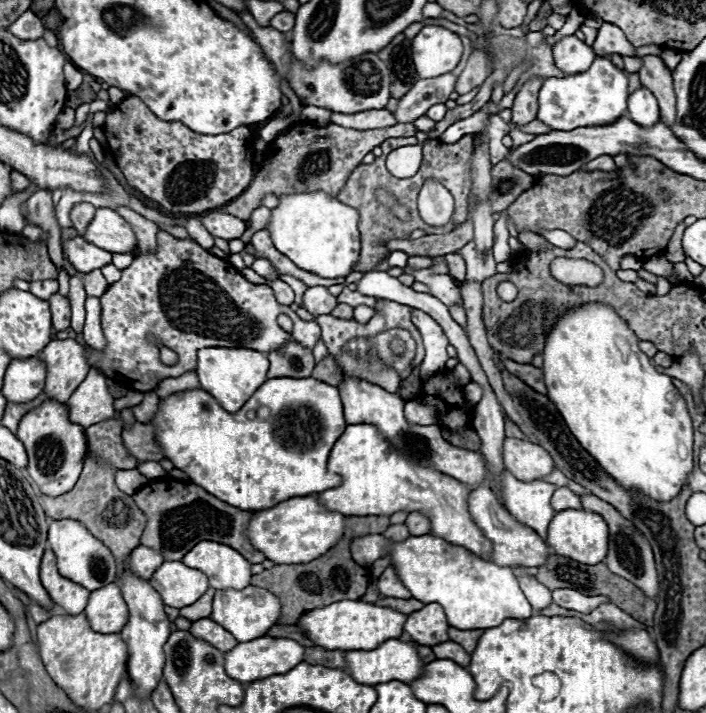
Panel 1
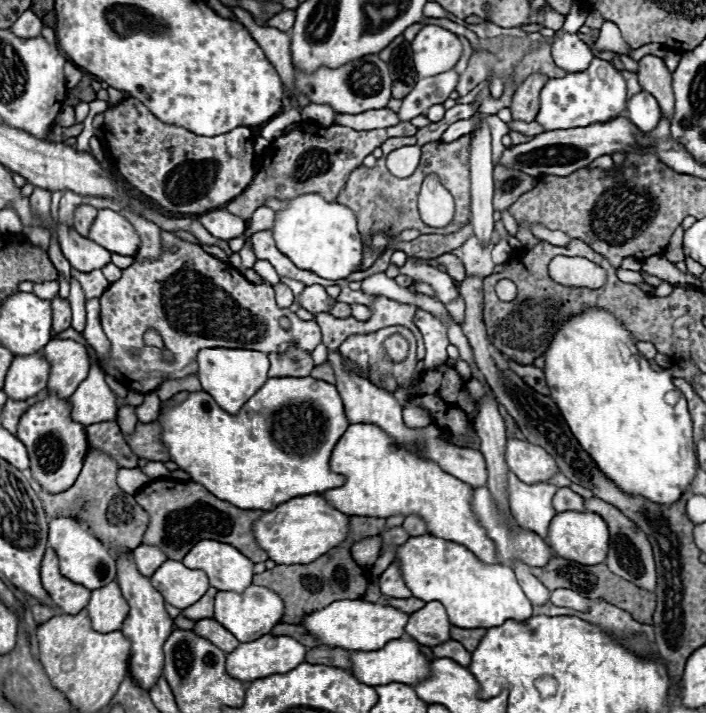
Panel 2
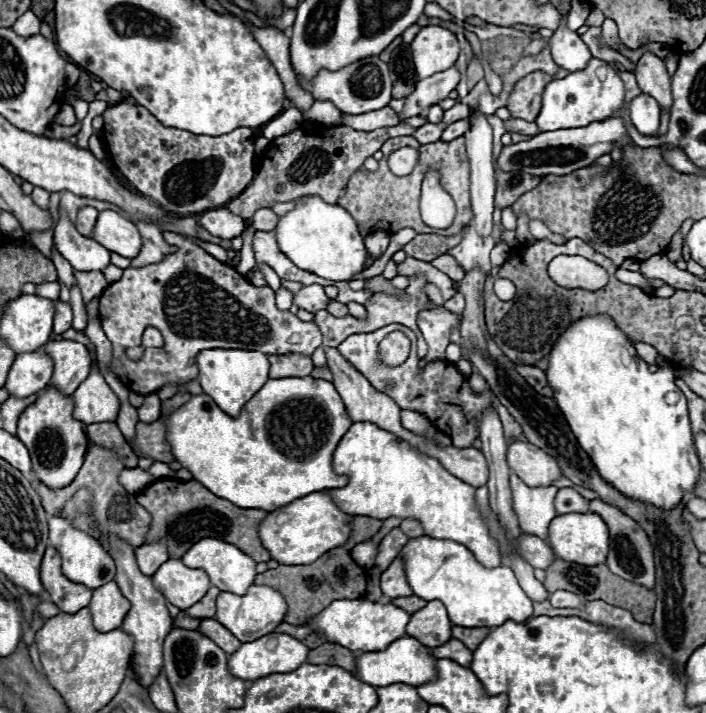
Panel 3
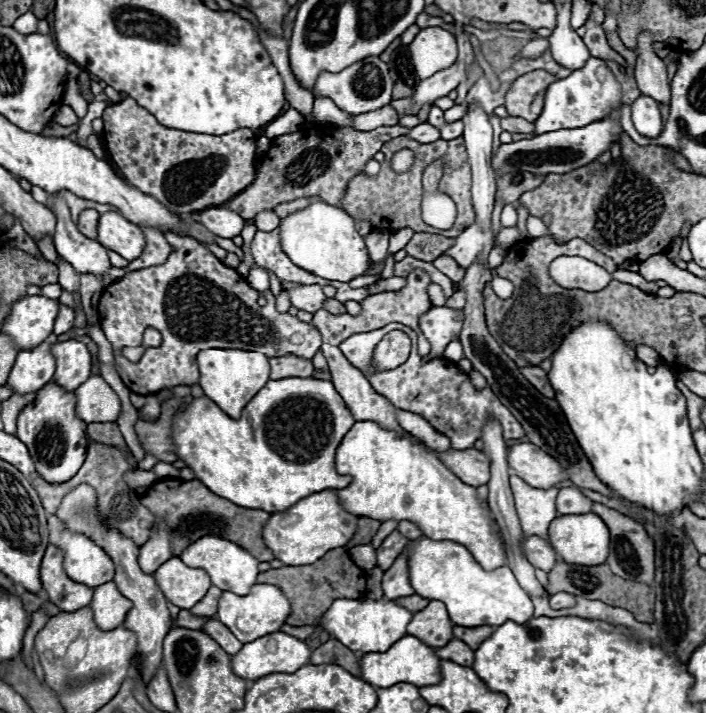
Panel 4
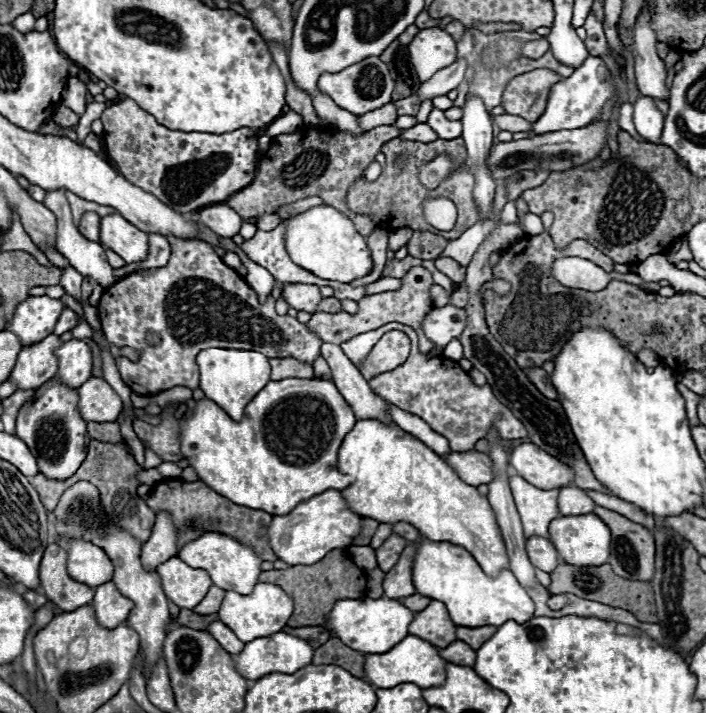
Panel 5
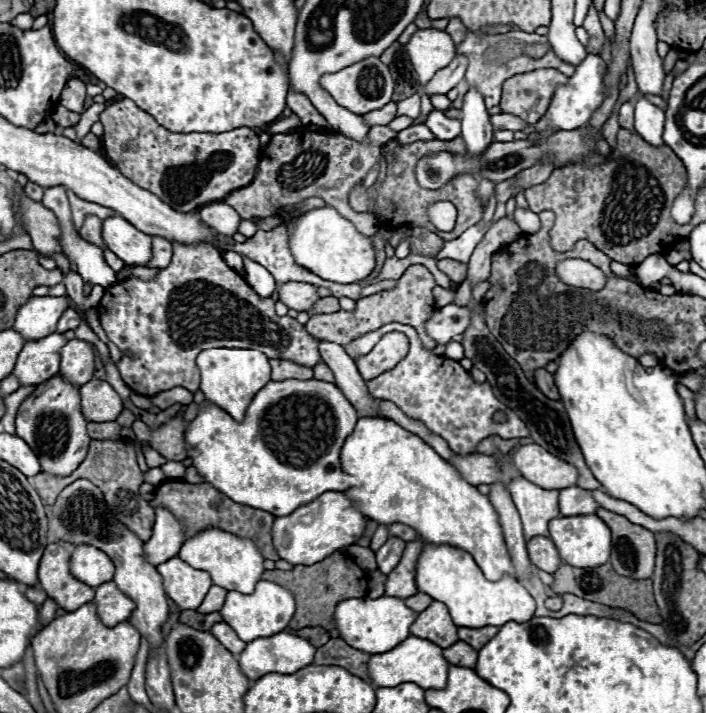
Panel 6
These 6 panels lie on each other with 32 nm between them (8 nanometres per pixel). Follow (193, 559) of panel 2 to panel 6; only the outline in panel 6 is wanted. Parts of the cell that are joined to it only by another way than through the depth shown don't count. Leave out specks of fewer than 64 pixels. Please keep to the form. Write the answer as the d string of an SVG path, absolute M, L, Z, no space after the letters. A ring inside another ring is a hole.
M206 528L198 532L194 538L186 540L182 544L182 550L178 554L180 560L190 564L192 568L206 570L210 572L212 580L216 586L222 586L226 590L236 590L236 592L254 592L262 572L264 572L264 556L260 548L256 546L254 540L236 536L232 532L220 530L220 528Z

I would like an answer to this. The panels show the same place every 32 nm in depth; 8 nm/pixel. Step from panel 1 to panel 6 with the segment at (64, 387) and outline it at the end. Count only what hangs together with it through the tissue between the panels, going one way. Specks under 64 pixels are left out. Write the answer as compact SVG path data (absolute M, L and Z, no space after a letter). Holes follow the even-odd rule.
M68 340L60 350L60 374L82 386L94 378L94 348L84 340Z

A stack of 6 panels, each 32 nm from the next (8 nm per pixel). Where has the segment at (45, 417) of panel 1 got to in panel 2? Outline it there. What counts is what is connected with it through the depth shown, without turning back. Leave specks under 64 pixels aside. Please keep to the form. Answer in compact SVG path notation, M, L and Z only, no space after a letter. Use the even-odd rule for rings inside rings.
M48 392L40 402L30 406L18 424L18 438L26 444L30 454L30 472L34 480L48 492L62 492L70 488L80 474L84 456L88 452L88 440L84 426L70 418L72 404L62 400L58 394Z

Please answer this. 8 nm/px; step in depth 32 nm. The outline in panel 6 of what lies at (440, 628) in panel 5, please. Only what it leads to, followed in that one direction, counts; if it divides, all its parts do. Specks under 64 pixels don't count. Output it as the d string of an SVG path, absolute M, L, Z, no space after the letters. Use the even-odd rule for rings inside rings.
M436 600L418 614L410 632L412 636L438 644L440 648L448 648L458 642L458 626L452 622L448 608Z

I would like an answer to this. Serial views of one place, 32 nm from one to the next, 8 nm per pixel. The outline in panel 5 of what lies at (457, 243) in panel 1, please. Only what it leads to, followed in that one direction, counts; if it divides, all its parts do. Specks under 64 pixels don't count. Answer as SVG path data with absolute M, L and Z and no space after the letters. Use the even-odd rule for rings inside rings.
M414 230L412 238L408 240L408 252L410 256L424 258L424 260L436 260L440 252L446 248L448 240L442 236L436 236L426 230Z

